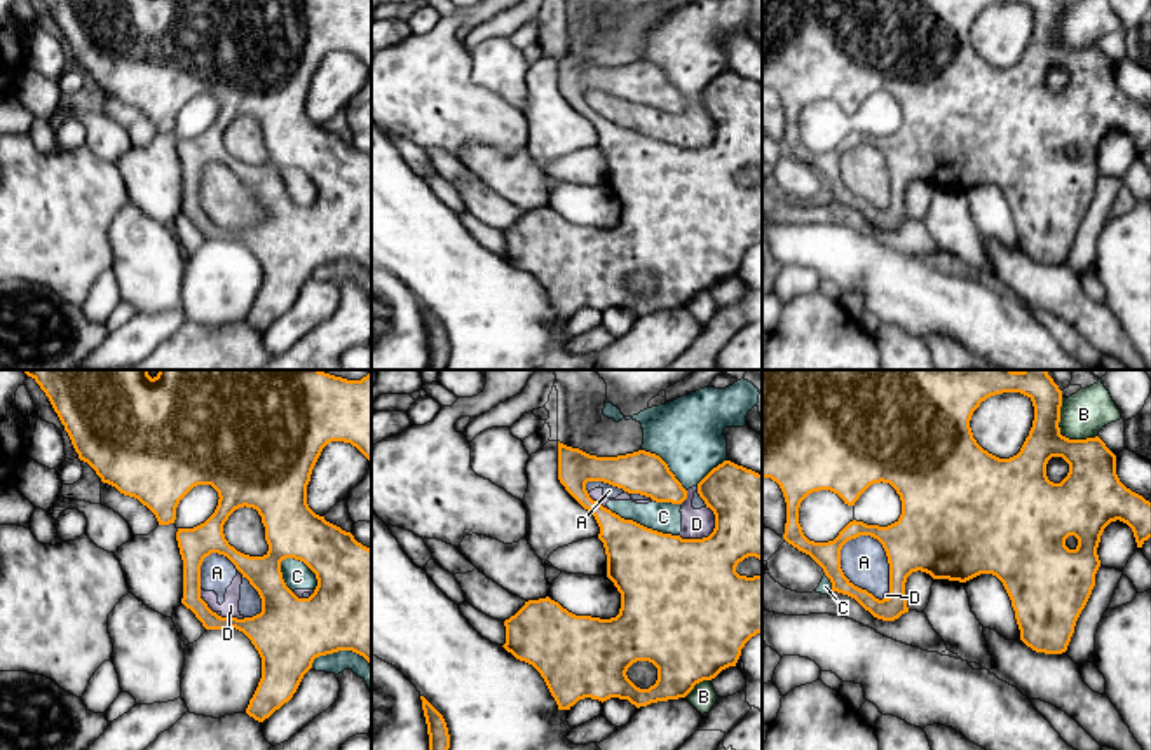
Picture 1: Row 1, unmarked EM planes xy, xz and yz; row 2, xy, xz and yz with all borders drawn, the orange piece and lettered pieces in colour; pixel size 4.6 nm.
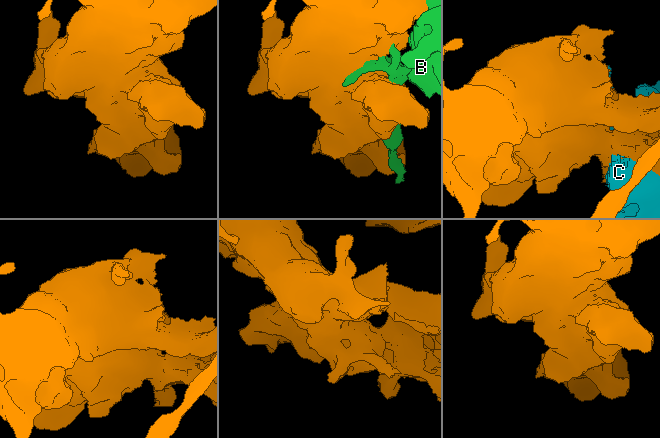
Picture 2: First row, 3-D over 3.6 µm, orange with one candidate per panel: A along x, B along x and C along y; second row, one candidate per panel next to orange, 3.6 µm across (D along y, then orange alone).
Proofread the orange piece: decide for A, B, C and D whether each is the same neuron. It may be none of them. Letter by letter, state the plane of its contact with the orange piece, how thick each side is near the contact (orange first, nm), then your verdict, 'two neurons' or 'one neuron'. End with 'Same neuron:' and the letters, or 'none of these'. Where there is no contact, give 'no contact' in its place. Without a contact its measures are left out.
A: yz | 120/220 nm | two neurons
B: yz | 220/200 nm | two neurons
C: xy | 340/130 nm | two neurons
D: xz | 460/140 nm | two neurons
Same neuron: none of these

